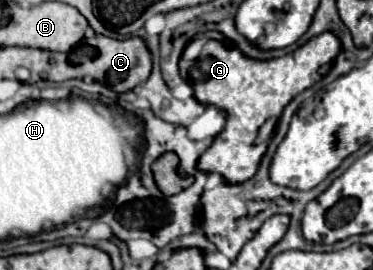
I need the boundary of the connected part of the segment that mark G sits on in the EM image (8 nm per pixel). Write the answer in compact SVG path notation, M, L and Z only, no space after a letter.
M217 31L203 33L201 37L205 37L207 43L199 59L193 61L187 73L187 81L193 85L197 101L211 103L227 111L227 125L215 137L213 145L201 155L199 169L207 173L217 171L229 183L241 183L255 175L255 171L259 169L261 157L265 155L269 145L269 143L255 143L259 127L269 117L273 115L279 117L295 95L309 89L313 83L321 79L319 69L337 57L337 53L341 51L341 43L337 35L331 35L331 31L325 31L309 39L305 45L301 45L293 53L259 63L255 59L247 59L235 45L229 45L227 39L223 39L223 35L219 35Z

